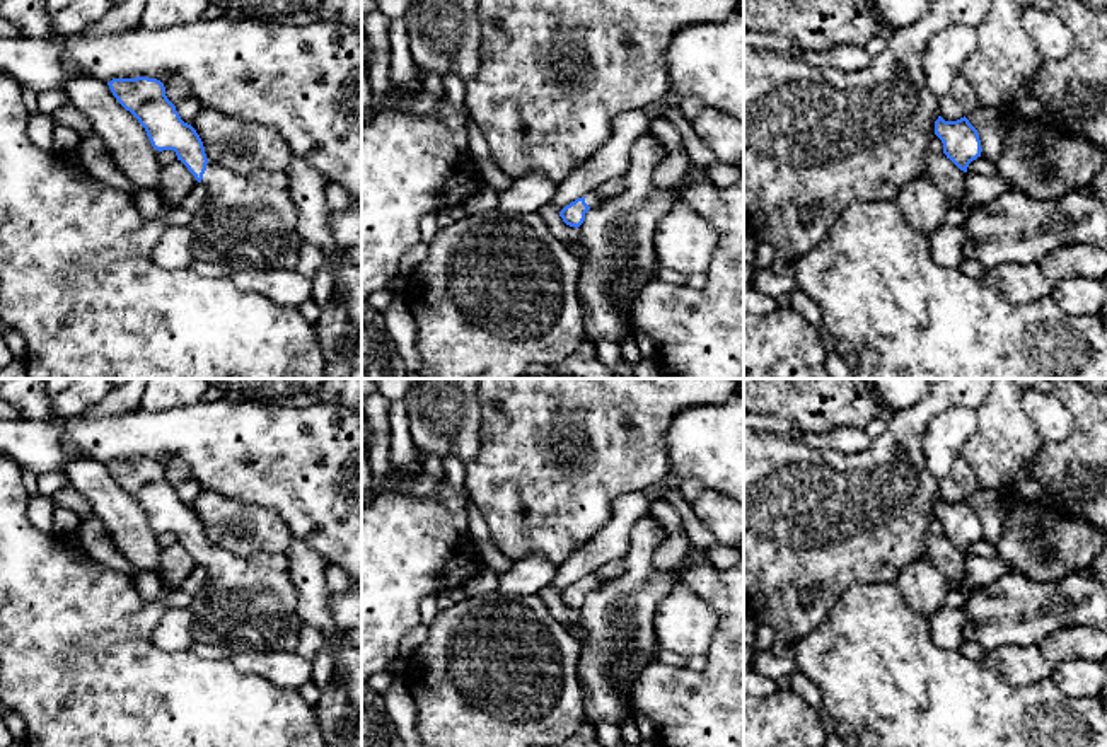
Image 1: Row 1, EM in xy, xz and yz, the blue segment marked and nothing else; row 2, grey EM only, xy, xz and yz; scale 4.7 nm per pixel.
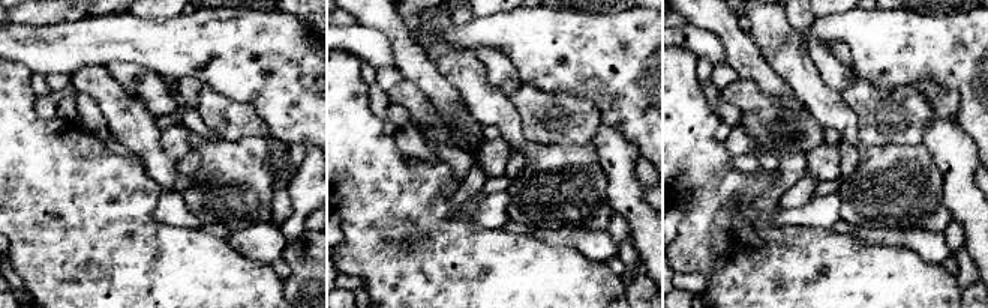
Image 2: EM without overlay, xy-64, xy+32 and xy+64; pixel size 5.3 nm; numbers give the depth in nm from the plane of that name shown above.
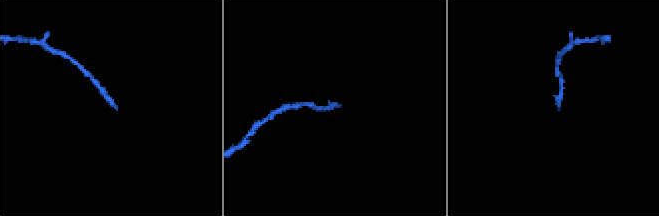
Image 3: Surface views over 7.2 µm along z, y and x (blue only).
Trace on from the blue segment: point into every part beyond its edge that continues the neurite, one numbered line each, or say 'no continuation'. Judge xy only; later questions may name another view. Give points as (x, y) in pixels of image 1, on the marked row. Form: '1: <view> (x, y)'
1: xy (249, 220)

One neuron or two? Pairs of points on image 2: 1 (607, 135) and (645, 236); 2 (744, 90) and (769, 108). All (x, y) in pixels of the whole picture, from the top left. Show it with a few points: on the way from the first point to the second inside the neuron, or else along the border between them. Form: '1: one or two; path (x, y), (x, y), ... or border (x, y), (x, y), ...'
1: one; path (618, 161), (624, 194), (637, 211)
2: one; path (750, 96), (763, 108)

